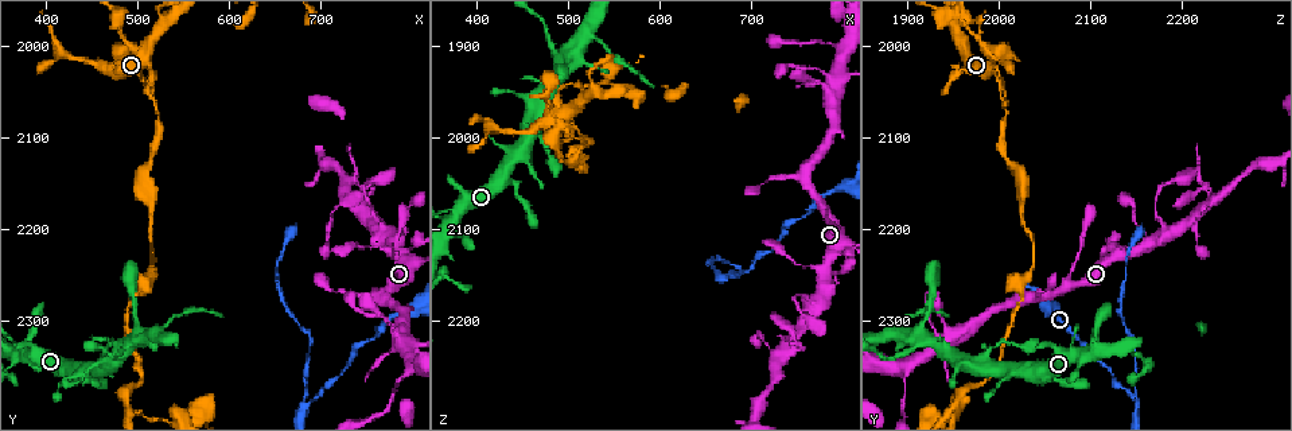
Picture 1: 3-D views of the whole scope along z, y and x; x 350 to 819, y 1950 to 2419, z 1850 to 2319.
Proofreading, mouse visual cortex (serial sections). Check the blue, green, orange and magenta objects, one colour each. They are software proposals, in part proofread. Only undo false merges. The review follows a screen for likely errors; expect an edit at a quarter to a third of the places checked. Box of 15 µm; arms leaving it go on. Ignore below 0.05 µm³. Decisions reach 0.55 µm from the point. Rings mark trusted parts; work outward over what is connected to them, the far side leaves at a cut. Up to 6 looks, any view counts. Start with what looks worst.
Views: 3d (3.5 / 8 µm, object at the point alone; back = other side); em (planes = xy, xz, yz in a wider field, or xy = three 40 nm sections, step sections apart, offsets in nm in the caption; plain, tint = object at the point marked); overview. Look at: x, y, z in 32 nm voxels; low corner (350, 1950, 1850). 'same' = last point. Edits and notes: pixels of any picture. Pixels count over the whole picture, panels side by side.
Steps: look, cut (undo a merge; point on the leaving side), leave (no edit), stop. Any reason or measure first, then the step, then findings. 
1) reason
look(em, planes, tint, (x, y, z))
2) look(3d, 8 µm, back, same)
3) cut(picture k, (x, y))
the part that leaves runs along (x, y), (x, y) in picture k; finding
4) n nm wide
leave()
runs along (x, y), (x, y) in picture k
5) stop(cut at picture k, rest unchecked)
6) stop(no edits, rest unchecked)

two arms in line, one across
look(3d, 8 µm, (510, 2035, 2005))

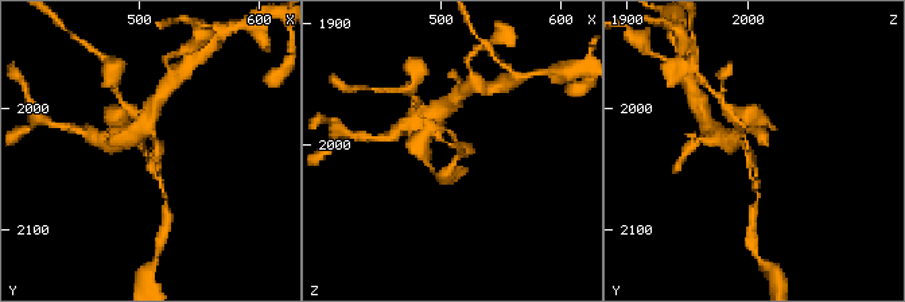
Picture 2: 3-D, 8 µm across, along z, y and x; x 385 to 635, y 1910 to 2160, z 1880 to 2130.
look(3d, 3.5 µm, (514, 2038, 2004))

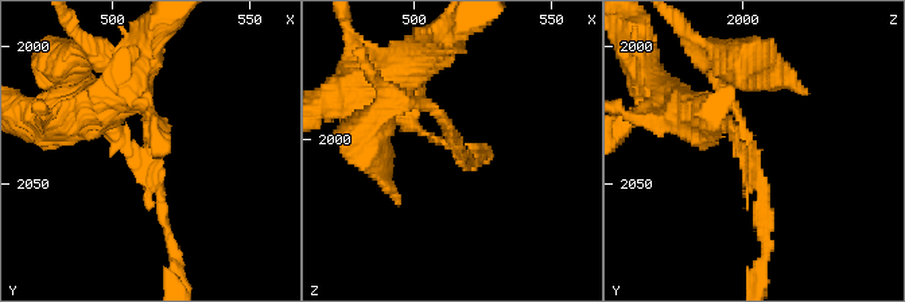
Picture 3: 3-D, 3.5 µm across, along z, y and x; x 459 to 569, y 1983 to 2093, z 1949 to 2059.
3 arms; arms of 150, 150, 200 nm; shape alone is not enough
look(em, xy, step 1, tint, (513, 2038, 2003))

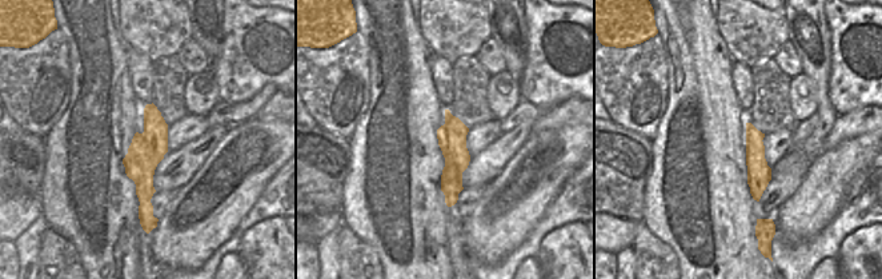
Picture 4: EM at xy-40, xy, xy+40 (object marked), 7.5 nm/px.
220 nm wide
cut(picture 3, (762, 186))
the part that leaves runs along (745, 150), (765, 192), (765, 254) in picture 3; two cells meet here

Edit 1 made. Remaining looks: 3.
look(3d, 3.5 µm, (685, 2395, 2150))

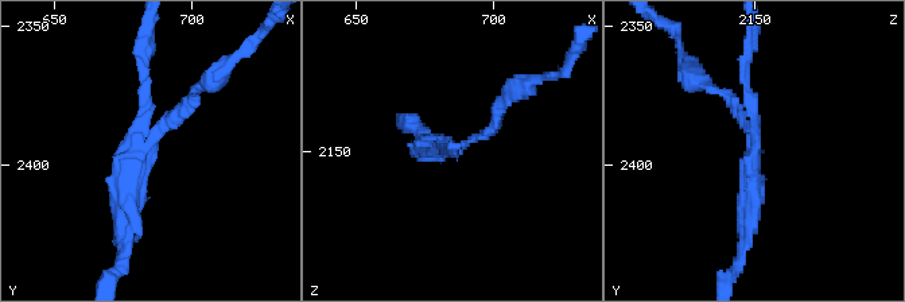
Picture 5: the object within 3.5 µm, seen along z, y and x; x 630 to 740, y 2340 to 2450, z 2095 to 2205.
3 arms; arms of 100, 150, 250 nm; now the EM
look(em, xy, step 5, tint, (685, 2390, 2149))

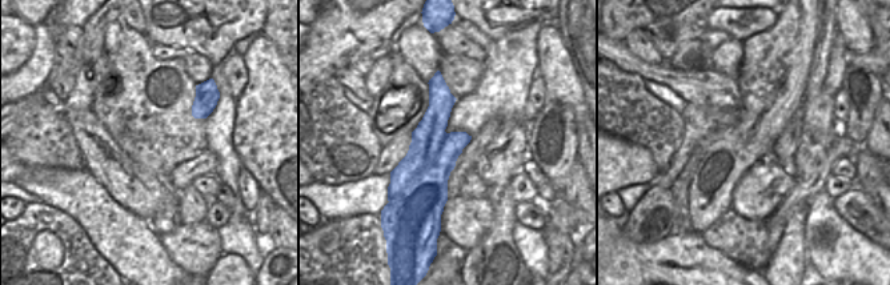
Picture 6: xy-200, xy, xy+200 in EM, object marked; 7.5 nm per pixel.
cut(picture 5, (144, 78))
the part that leaves runs along (143, 134), (139, 126), (147, 38) in picture 5; two cells meet here

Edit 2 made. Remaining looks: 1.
stop(cut at picture 3, cut at picture 5, rest unchecked)

